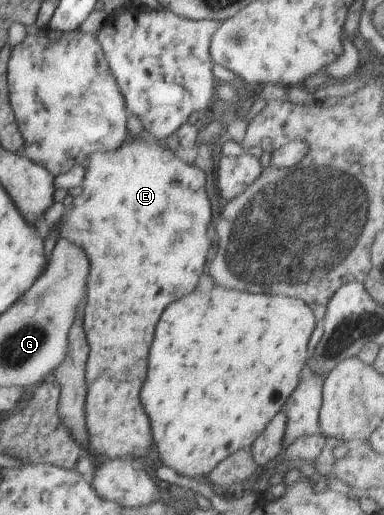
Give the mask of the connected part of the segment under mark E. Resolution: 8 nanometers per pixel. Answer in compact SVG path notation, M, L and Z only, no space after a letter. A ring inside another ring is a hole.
M144 134L124 143L111 152L97 152L90 155L85 166L87 172L83 179L83 194L79 204L65 210L64 225L59 236L68 237L78 244L91 260L91 272L87 282L87 306L85 306L85 334L91 346L87 364L86 428L89 447L81 448L76 462L76 471L91 482L96 463L105 459L128 457L139 460L153 450L153 436L149 428L149 418L141 408L139 390L147 374L147 356L153 342L153 330L161 318L167 304L193 292L201 272L205 270L207 252L211 242L207 238L211 222L211 206L205 192L205 172L196 166L179 159L169 148L163 147ZM121 424L123 434L111 434L111 428Z

